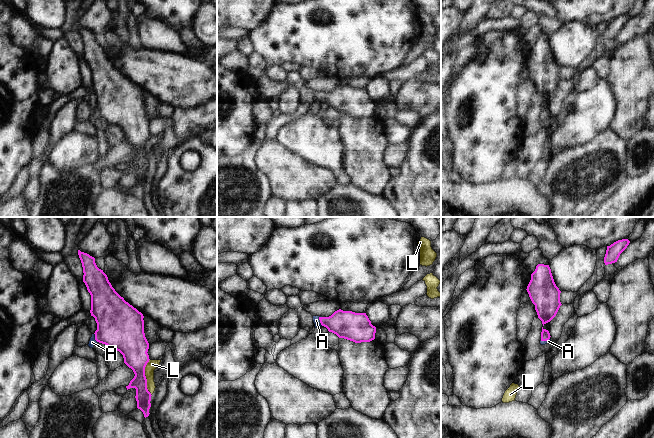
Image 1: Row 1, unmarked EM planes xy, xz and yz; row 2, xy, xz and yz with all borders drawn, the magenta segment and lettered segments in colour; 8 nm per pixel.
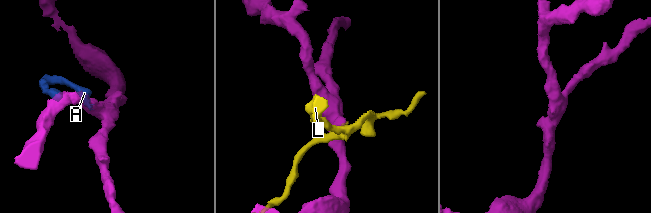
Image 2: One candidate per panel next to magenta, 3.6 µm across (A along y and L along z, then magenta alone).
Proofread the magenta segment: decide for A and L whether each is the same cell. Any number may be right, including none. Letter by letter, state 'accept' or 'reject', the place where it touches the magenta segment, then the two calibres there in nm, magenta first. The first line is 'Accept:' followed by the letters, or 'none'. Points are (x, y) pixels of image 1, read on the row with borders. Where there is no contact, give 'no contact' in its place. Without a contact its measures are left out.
Accept: A
A: accept; contact xz (320, 321); calibres 220 and 50 nm
L: reject; contact xy (145, 377); calibres 220 and 80 nm

